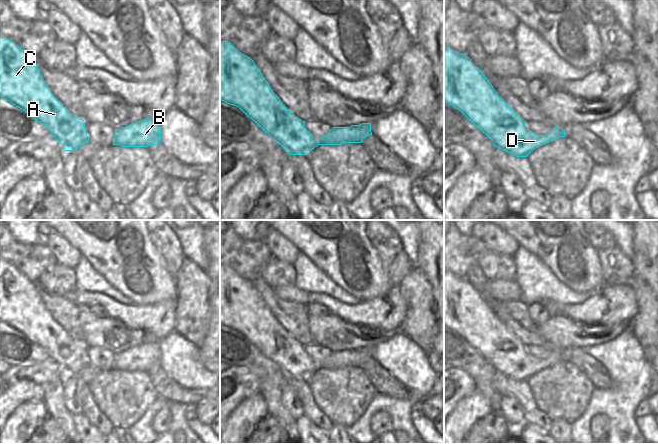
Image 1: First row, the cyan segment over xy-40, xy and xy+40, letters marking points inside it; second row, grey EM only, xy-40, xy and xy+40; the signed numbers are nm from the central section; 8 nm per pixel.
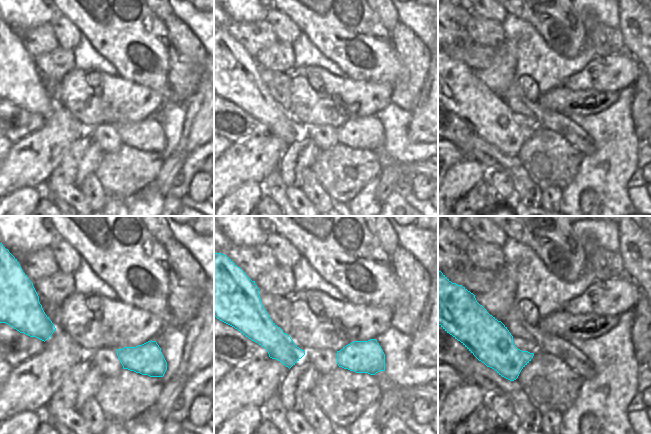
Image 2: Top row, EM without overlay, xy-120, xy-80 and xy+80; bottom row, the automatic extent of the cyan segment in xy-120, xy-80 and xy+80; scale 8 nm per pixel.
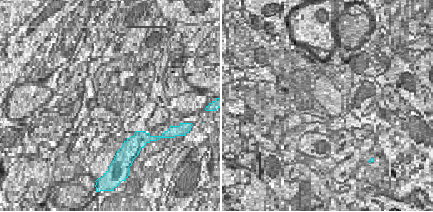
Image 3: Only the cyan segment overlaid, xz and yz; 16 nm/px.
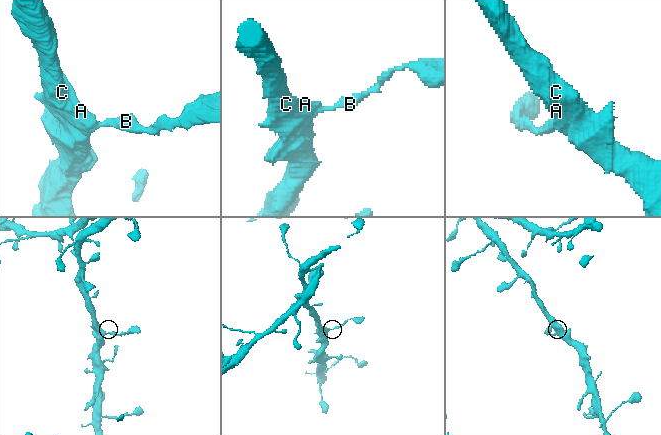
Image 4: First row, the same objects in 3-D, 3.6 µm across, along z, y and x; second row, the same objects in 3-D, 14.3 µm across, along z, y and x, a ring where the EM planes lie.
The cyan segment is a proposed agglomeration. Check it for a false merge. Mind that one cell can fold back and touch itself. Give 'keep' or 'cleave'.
cleave

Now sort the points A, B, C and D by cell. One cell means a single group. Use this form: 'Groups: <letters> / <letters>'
Groups: A C D / B

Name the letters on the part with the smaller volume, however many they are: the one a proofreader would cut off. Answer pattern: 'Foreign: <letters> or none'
Foreign: B

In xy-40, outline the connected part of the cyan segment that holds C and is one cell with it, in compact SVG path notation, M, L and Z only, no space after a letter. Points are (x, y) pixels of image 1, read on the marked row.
M0 37L0 97L22 109L32 119L42 123L65 151L78 149L89 141L84 120L72 115L53 96L35 60L6 37Z

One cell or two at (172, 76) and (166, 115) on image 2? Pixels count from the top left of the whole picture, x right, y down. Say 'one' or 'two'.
two

